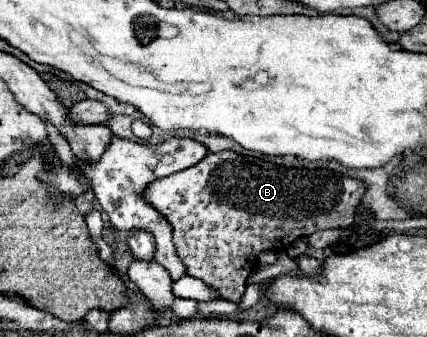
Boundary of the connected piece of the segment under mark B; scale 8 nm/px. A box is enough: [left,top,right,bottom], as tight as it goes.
[142,152,366,302]

